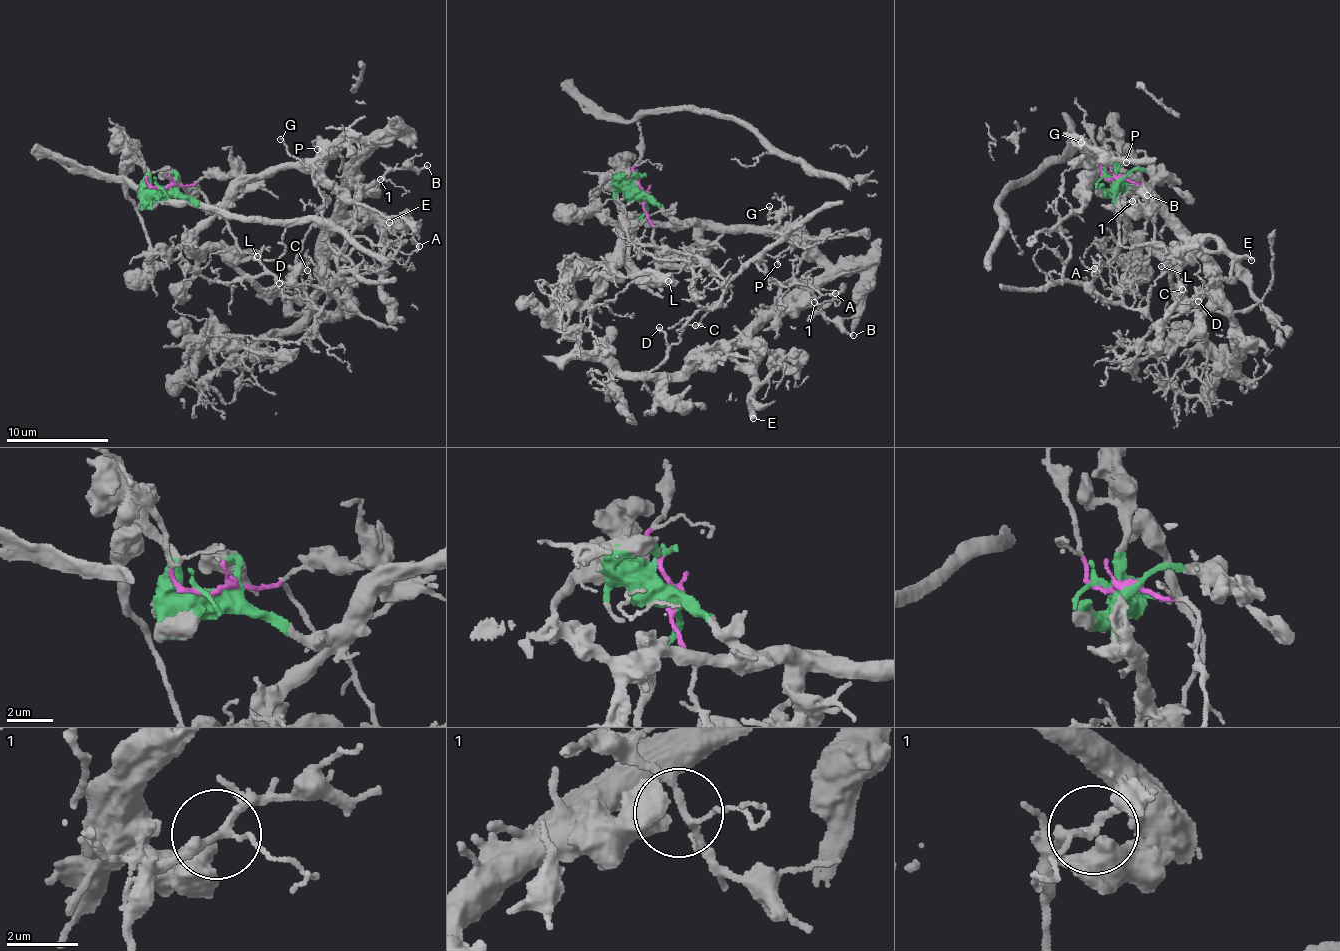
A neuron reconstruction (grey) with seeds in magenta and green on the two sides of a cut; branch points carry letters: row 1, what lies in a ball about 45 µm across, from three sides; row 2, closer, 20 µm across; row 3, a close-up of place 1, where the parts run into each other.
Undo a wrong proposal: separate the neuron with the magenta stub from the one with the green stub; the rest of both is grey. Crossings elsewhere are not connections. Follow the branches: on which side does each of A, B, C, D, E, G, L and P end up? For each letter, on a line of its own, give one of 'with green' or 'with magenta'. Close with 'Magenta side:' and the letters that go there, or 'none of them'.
A: with magenta
B: with magenta
C: with magenta
D: with magenta
E: with green
G: with magenta
L: with green
P: with green
Magenta side: A, B, C, D, G

